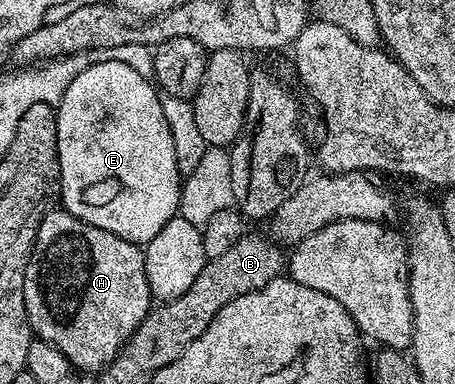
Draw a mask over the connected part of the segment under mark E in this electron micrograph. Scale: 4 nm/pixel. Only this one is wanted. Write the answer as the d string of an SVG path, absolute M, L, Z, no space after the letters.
M117 60L103 61L97 65L86 67L86 71L82 71L82 75L75 77L74 83L70 83L70 87L66 87L60 104L55 106L55 110L56 142L58 143L58 159L60 160L60 191L58 197L59 200L64 200L61 201L63 208L73 213L78 219L82 219L94 227L102 227L102 231L110 231L127 241L146 243L150 239L154 239L154 235L158 235L158 231L162 231L162 227L166 227L168 220L177 216L180 208L180 186L182 184L182 174L178 167L178 155L174 147L174 135L166 121L164 102L157 86L149 78L138 75L138 71L134 71L134 67L130 67L126 63Z

